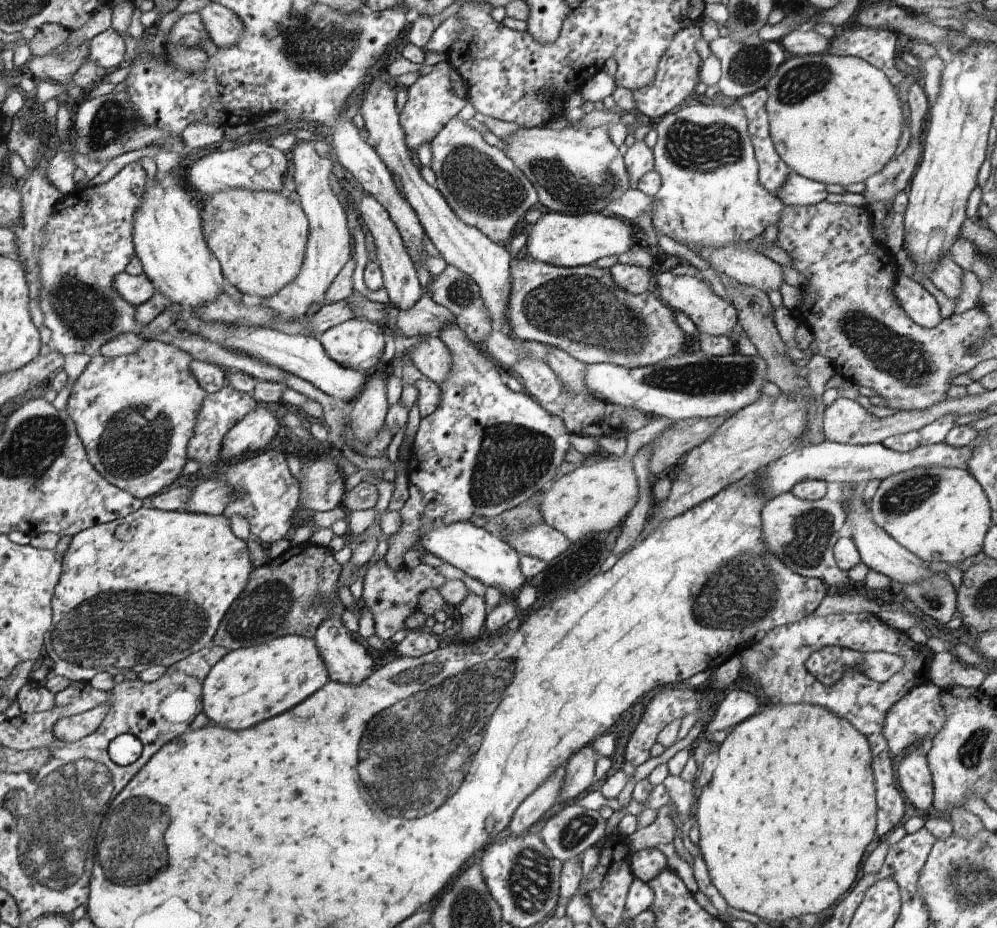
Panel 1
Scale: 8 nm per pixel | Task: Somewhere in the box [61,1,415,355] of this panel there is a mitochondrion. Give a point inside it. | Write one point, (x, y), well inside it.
(317, 45)

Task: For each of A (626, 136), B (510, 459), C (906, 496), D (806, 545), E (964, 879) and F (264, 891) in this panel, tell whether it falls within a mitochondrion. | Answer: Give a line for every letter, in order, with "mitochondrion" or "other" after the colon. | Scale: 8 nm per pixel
A: other
B: mitochondrion
C: mitochondrion
D: mitochondrion
E: mitochondrion
F: other

